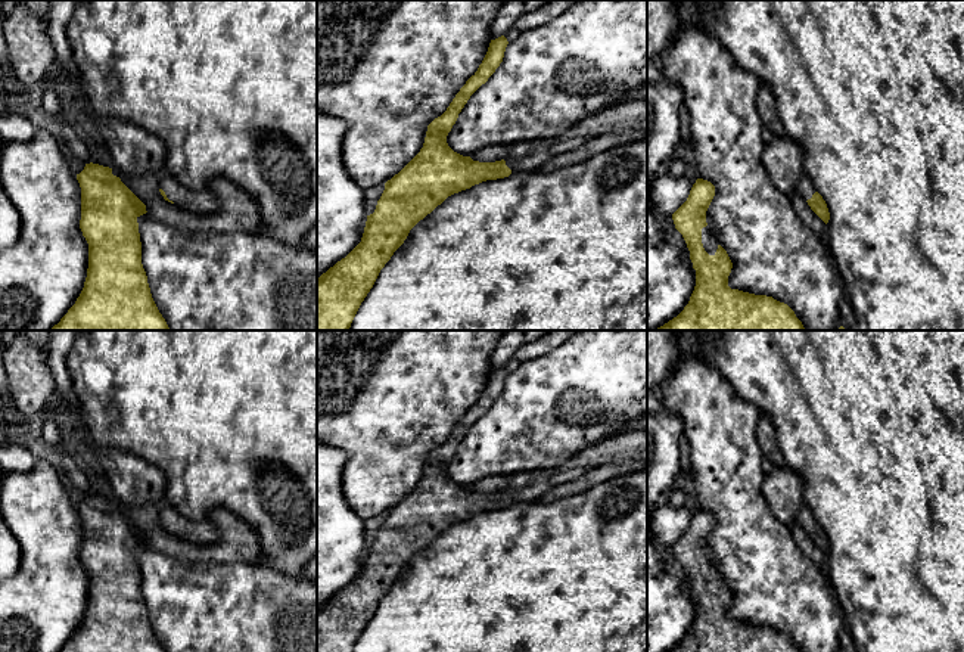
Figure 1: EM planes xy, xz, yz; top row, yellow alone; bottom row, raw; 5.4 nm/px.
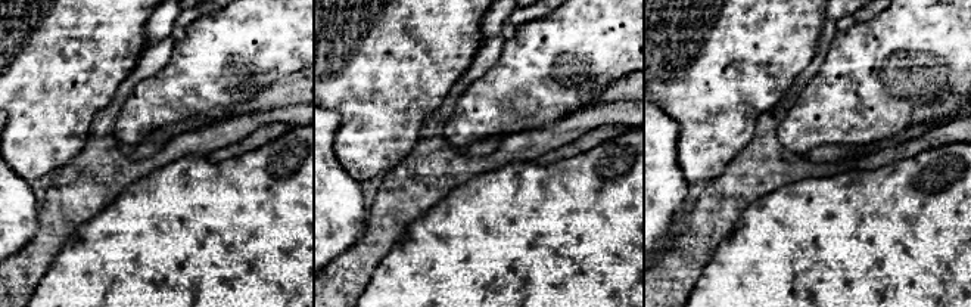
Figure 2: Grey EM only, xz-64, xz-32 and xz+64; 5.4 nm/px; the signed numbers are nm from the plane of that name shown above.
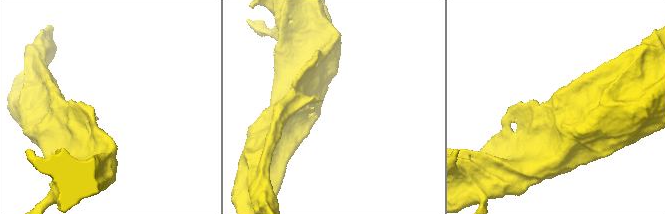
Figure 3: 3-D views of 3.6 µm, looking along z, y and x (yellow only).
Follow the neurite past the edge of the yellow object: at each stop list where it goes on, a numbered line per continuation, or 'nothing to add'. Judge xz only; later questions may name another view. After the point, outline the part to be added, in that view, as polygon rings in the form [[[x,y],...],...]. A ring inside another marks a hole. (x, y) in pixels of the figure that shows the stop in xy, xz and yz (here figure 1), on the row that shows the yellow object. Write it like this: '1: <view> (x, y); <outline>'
1: xz (529, 155); [[[647,100],[621,103],[601,114],[587,117],[553,139],[509,146],[504,161],[511,173],[535,171],[556,155],[570,152],[603,134],[622,130],[647,130]]]

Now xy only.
1: xy (199, 201); [[[161,174],[159,189],[162,189],[170,201],[172,201],[180,209],[193,214],[211,214],[218,208],[218,199],[209,189],[187,189],[177,178]]]

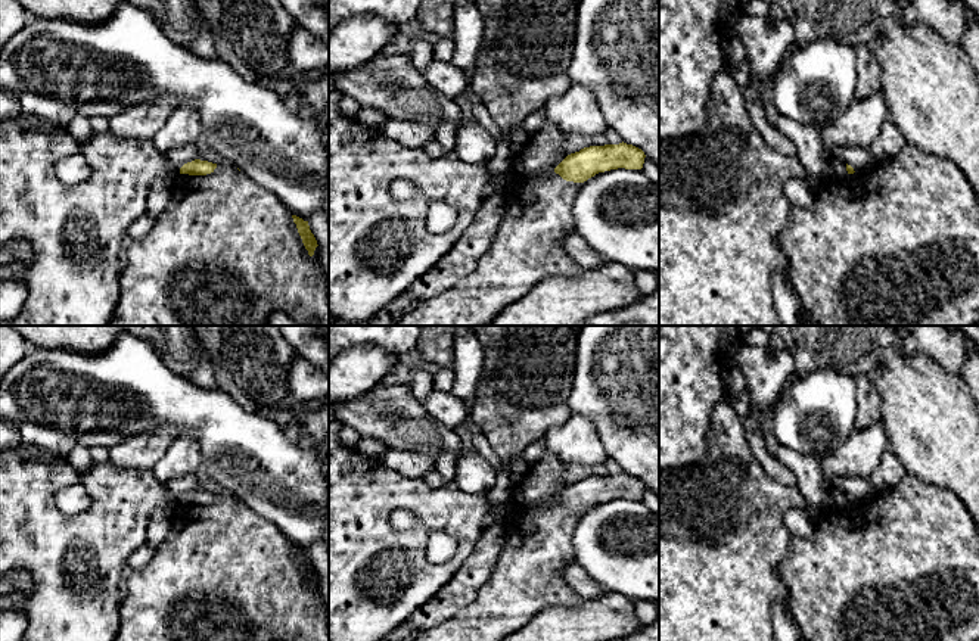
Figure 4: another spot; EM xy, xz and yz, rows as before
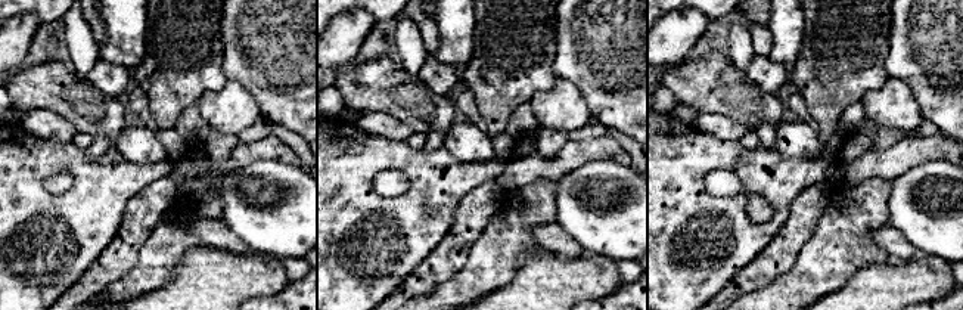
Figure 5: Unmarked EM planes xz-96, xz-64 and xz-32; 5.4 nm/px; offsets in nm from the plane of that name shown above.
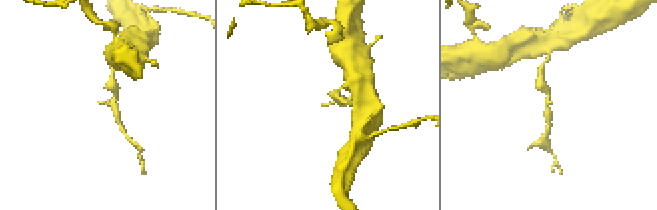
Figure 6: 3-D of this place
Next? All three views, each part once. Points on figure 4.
nothing to add

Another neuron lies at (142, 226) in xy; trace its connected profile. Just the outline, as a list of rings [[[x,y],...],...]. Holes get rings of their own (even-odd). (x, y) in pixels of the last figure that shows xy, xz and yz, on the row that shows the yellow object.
[[[143,214],[128,227],[127,237],[130,237],[131,242],[140,240],[152,230],[153,225],[155,225],[155,218]]]

